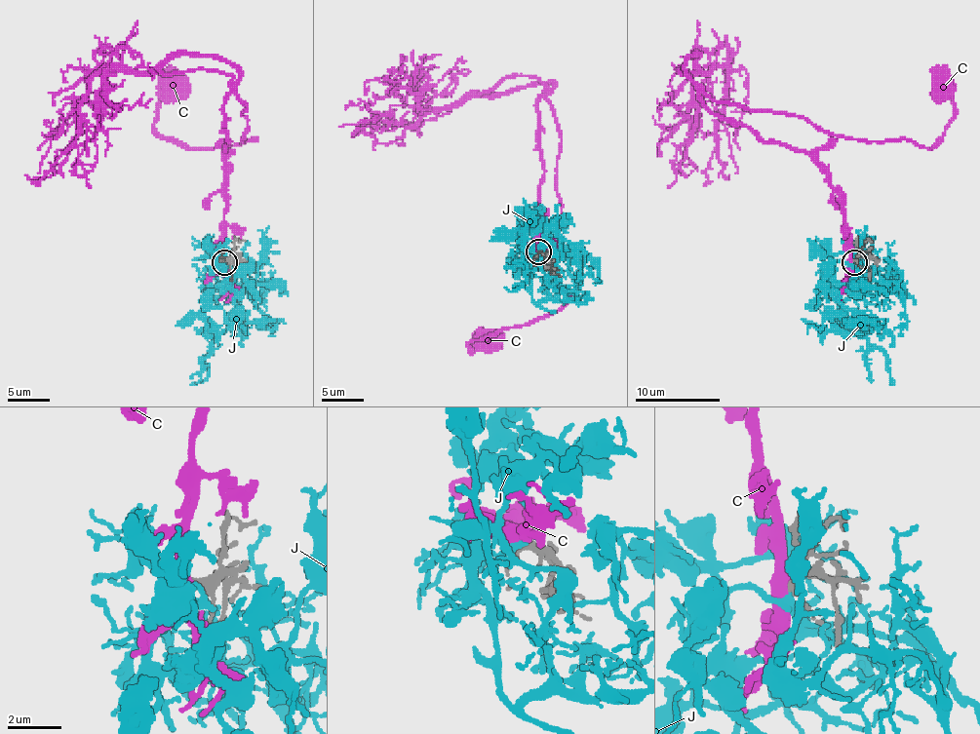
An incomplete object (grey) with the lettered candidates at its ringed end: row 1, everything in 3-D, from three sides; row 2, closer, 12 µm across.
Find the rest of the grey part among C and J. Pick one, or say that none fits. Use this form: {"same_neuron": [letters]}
{"same_neuron": ["J"]}

